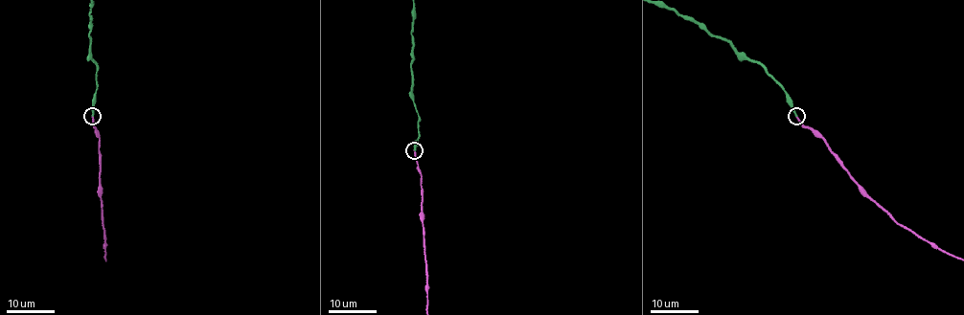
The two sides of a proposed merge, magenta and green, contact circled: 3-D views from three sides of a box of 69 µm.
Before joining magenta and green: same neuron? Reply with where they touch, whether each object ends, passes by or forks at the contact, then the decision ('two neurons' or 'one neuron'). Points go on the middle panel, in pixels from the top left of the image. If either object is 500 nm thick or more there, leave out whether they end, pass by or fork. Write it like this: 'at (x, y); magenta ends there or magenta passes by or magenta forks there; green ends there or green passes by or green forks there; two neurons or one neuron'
at (414, 150); magenta ends there; green ends there; one neuron

